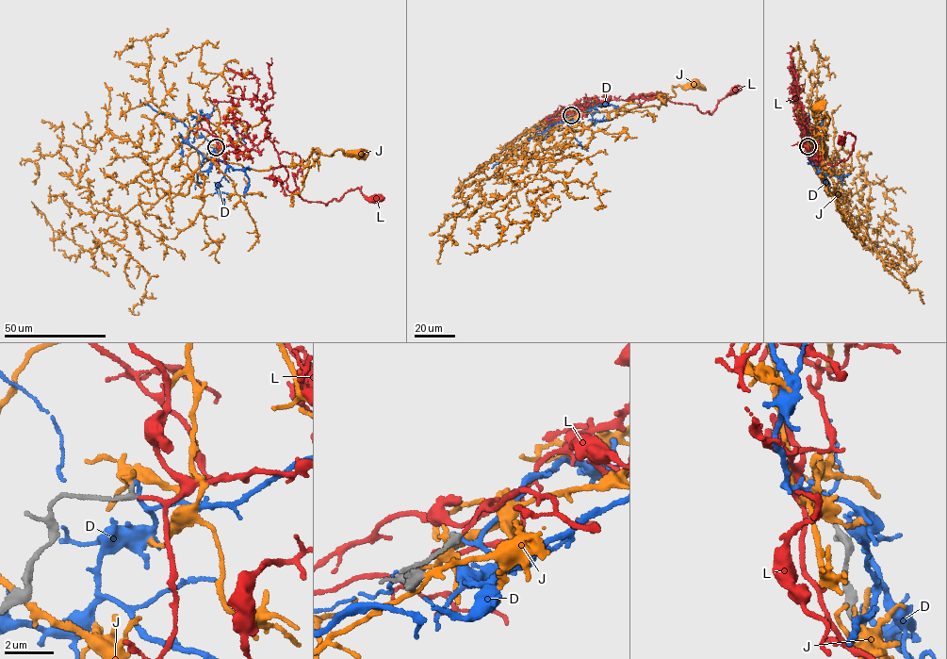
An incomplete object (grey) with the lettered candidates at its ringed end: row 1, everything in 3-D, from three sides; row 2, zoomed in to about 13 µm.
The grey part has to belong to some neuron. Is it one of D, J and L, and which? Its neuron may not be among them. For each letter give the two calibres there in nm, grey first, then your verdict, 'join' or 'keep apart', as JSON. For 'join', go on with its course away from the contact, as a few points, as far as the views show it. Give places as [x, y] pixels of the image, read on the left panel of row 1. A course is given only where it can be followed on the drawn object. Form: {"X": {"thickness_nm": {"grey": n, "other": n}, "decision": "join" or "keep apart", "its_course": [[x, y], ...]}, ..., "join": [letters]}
{"D": {"thickness_nm": {"grey": 240, "other": 150}, "decision": "keep apart"}, "J": {"thickness_nm": {"grey": 240, "other": 240}, "decision": "keep apart"}, "L": {"thickness_nm": {"grey": 260, "other": 130}, "decision": "join", "its_course": [[216, 147], [256, 151], [269, 139], [286, 188], [302, 200], [326, 205], [358, 188], [384, 199]]}, "join": ["L"]}

